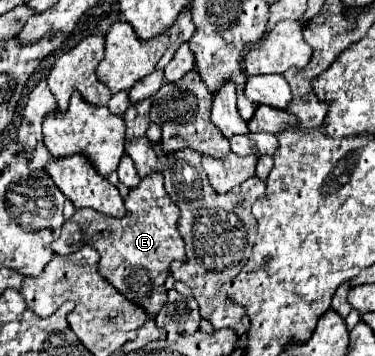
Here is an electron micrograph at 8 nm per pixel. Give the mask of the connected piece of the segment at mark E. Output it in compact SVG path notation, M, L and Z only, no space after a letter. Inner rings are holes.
M153 173L141 179L139 187L131 189L125 207L127 215L123 219L113 219L97 211L93 213L79 209L73 219L65 221L63 233L51 245L51 249L59 255L69 255L83 245L91 245L93 249L97 249L101 255L99 265L105 265L109 271L109 275L103 277L113 279L109 283L113 283L121 295L125 295L131 303L143 307L149 319L155 319L159 309L167 301L167 289L163 285L169 277L171 263L185 261L185 243L177 231L179 207L171 201L169 193L165 191L161 173ZM129 277L131 285L123 285L123 281L129 281Z

